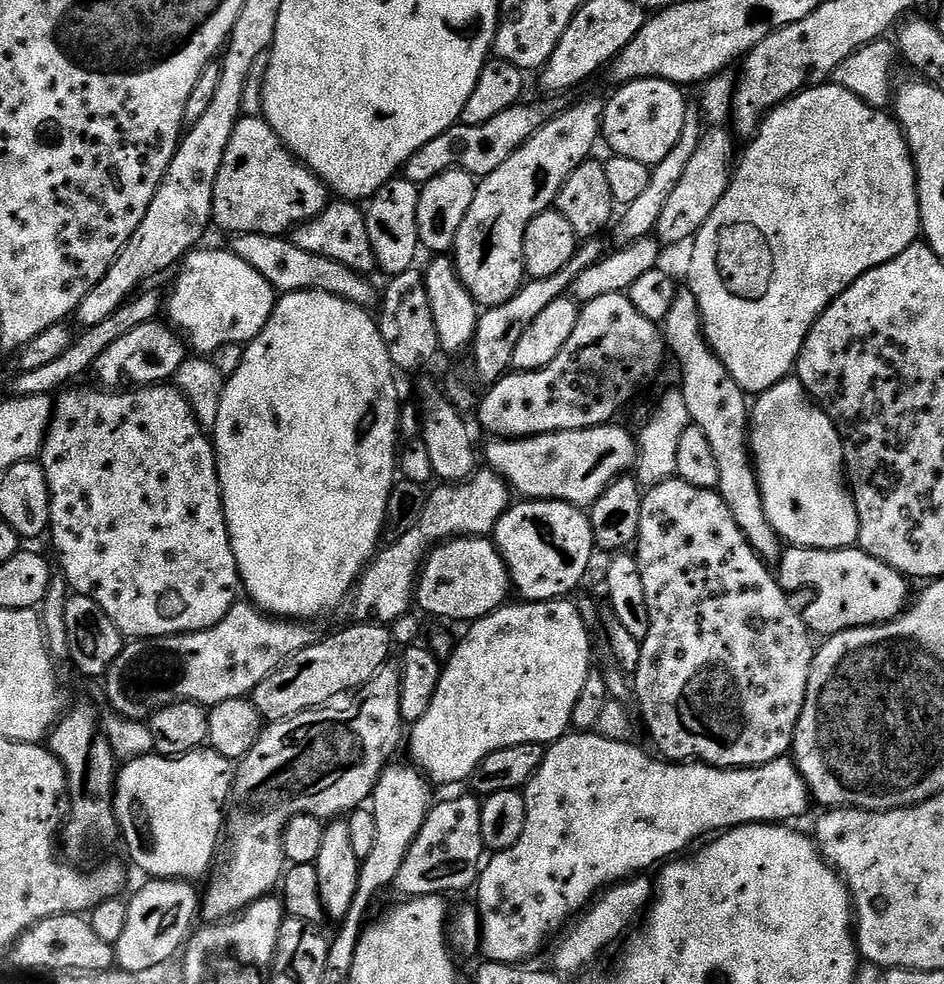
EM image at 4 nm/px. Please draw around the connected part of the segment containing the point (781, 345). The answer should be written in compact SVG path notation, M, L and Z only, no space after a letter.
M835 82L820 83L798 92L783 104L777 105L760 121L755 135L747 141L748 149L739 153L731 173L726 194L714 206L710 218L696 231L691 241L692 257L688 260L687 287L692 289L694 298L698 298L700 321L704 324L704 336L717 358L726 366L728 373L738 382L746 394L759 394L770 390L782 382L796 367L802 346L816 325L818 317L828 309L850 285L862 278L864 272L882 266L902 250L921 239L920 193L916 191L916 166L912 153L908 151L908 142L904 131L887 111L863 104L850 90Z

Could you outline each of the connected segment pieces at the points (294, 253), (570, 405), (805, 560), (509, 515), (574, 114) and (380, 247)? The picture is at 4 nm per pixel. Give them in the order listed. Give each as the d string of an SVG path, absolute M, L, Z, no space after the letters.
M236 234L231 240L230 250L233 254L242 258L242 262L254 266L254 270L258 270L258 274L262 274L262 278L266 278L266 282L270 282L270 286L275 288L277 293L325 292L367 309L377 303L377 289L376 292L372 289L368 278L350 270L350 266L342 266L342 262L334 262L318 254L306 254L306 250L298 250L298 246L294 246L291 239L266 234Z
M622 292L618 294L602 294L602 298L594 298L594 302L580 308L578 322L574 322L574 330L571 332L570 338L566 338L566 346L562 346L562 350L558 350L554 362L550 362L545 368L539 368L533 372L509 371L487 389L488 393L485 396L481 395L479 397L480 424L489 432L487 434L489 437L501 440L524 440L528 436L545 436L555 432L586 430L587 428L597 428L603 424L613 423L617 419L615 416L659 374L660 367L664 364L664 356L666 357L666 345L661 329L653 321L642 318L642 314L638 314L638 310L631 298Z
M856 546L834 549L785 547L778 565L778 579L781 588L789 594L795 594L799 588L813 588L816 591L816 597L809 602L808 609L803 609L802 615L808 630L818 631L827 637L851 628L865 628L871 624L885 624L887 620L895 620L910 600L906 577Z
M565 500L516 502L496 523L494 543L508 568L511 587L521 601L571 597L584 580L596 548L587 511Z
M580 100L569 103L568 109L558 114L534 138L530 138L518 151L510 154L494 174L483 177L477 183L474 202L470 202L470 210L466 210L466 218L462 218L462 226L456 235L454 259L456 272L460 281L466 286L466 290L476 299L481 309L502 306L502 302L508 302L518 289L526 283L524 270L524 239L526 238L526 226L538 214L549 211L555 205L558 190L562 190L562 182L570 178L570 174L581 162L593 155L592 147L596 140L602 136L602 117L604 104L596 100Z
M393 178L380 187L375 196L367 201L364 217L366 230L370 233L370 246L374 250L376 268L391 278L402 274L417 263L416 251L422 245L418 238L418 202L420 188L409 180Z

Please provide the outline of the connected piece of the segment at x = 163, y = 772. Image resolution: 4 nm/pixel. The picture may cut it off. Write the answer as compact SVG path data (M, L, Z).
M211 750L187 752L185 756L149 754L127 761L116 774L114 810L120 823L122 844L128 847L133 862L152 878L203 881L217 859L218 845L226 828L226 805L233 772L233 761Z

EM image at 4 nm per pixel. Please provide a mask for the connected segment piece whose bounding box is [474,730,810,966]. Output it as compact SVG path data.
M576 730L571 734L561 736L553 744L547 745L538 770L529 778L522 792L526 802L526 830L522 830L522 838L518 838L518 842L514 842L512 848L495 853L491 857L492 861L488 865L486 865L487 863L483 865L484 872L482 868L478 876L478 883L474 888L474 893L476 892L474 904L480 913L480 952L485 961L516 966L524 962L520 960L528 960L531 956L538 955L540 947L548 939L551 941L573 917L583 912L601 890L635 877L637 874L647 873L644 872L647 868L654 867L653 869L655 869L657 866L679 857L683 853L680 852L683 848L690 847L699 836L704 836L707 832L719 834L729 828L737 828L739 824L783 825L785 822L792 822L795 816L804 816L808 812L810 793L806 782L791 759L771 760L756 768L713 768L710 764L669 762L667 759L657 758L655 755L647 756L642 749L635 748L630 743L597 736L588 730Z

